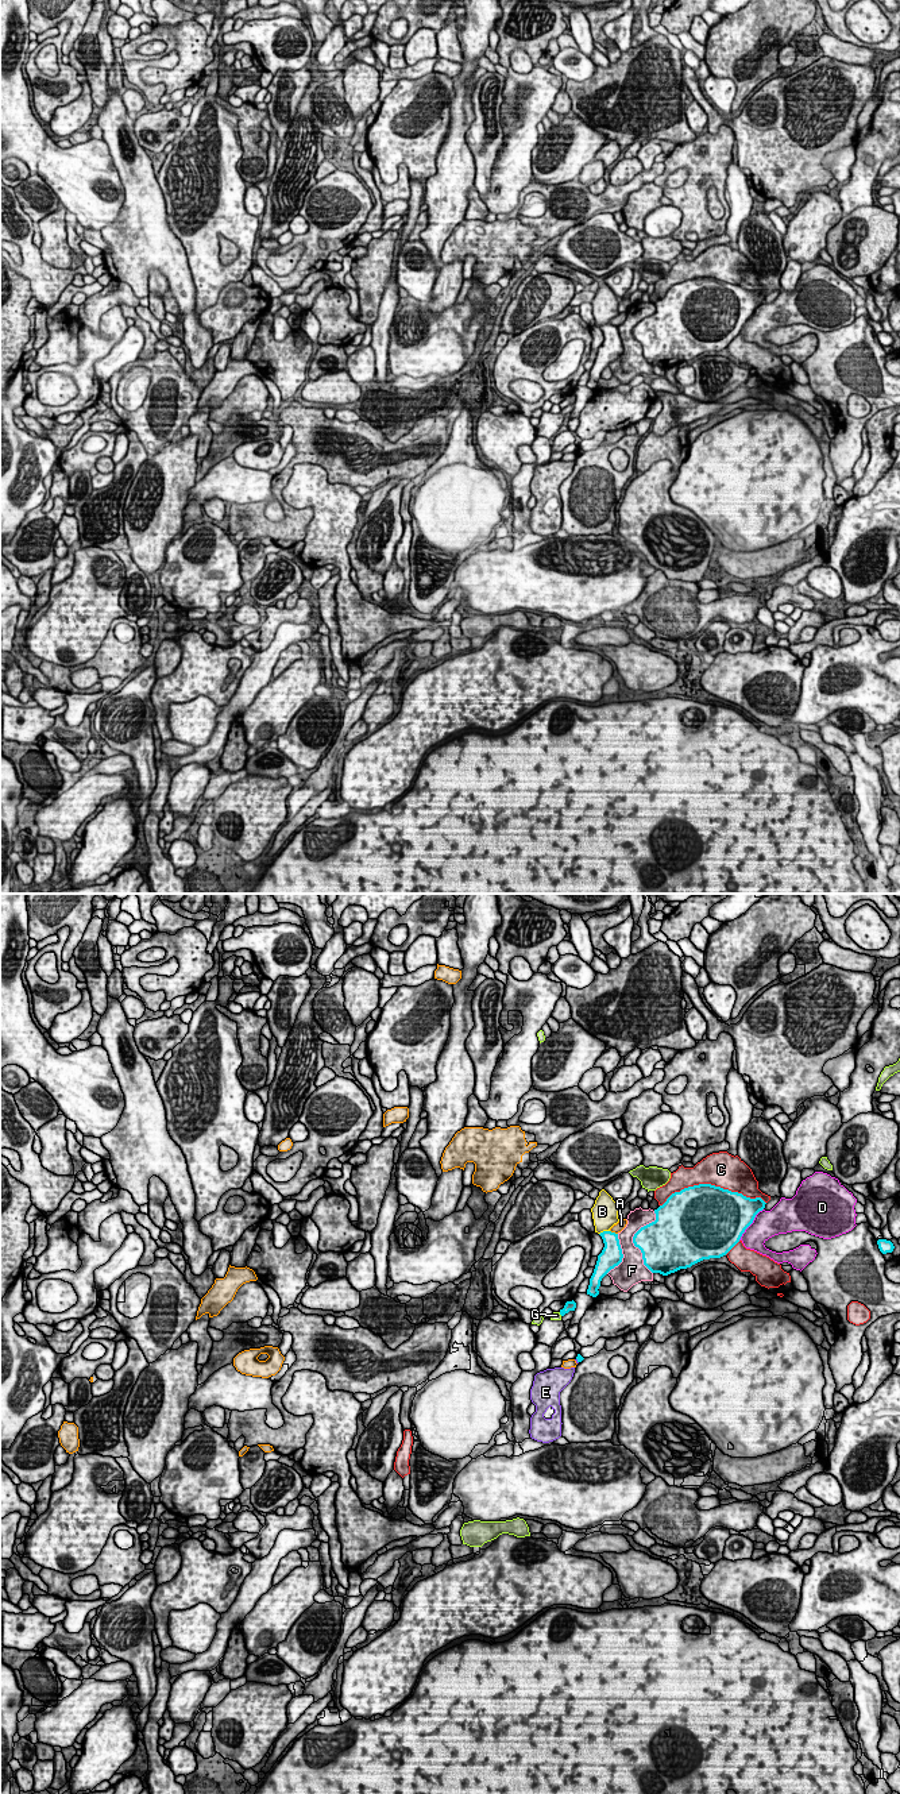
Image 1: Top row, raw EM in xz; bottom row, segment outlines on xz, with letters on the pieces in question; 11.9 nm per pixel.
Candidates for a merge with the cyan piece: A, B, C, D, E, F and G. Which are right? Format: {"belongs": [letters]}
{"belongs": []}

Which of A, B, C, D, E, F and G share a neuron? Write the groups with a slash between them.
A / B / C / D / E / F / G

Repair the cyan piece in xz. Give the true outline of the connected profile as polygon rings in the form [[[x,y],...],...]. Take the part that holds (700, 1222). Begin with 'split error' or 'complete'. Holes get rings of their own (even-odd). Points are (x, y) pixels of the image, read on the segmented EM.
complete; [[[699,1184],[672,1193],[667,1201],[654,1209],[656,1220],[641,1227],[633,1236],[633,1243],[642,1253],[644,1265],[652,1273],[668,1276],[680,1269],[710,1258],[726,1255],[741,1239],[745,1230],[753,1223],[756,1215],[765,1208],[761,1197],[750,1199],[711,1184]]]

